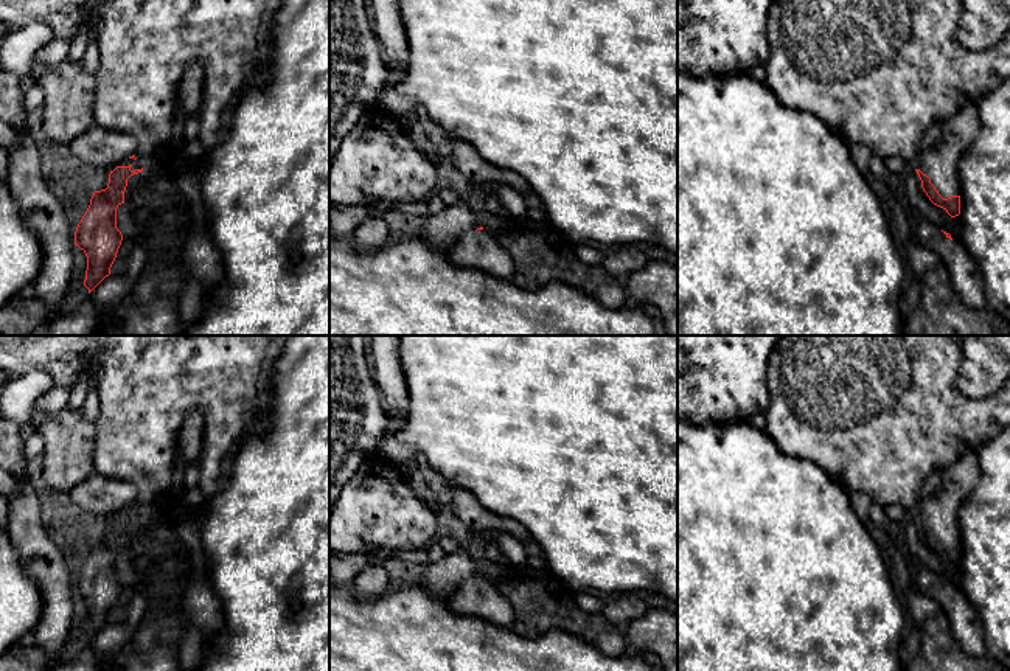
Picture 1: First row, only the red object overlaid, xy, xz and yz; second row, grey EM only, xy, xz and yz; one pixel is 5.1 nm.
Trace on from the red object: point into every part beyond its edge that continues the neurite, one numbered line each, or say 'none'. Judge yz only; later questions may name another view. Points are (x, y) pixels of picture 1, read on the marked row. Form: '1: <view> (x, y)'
1: yz (940, 162)

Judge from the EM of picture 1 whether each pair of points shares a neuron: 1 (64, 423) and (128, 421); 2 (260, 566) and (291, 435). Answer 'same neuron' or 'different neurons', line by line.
1: different neurons
2: same neuron

